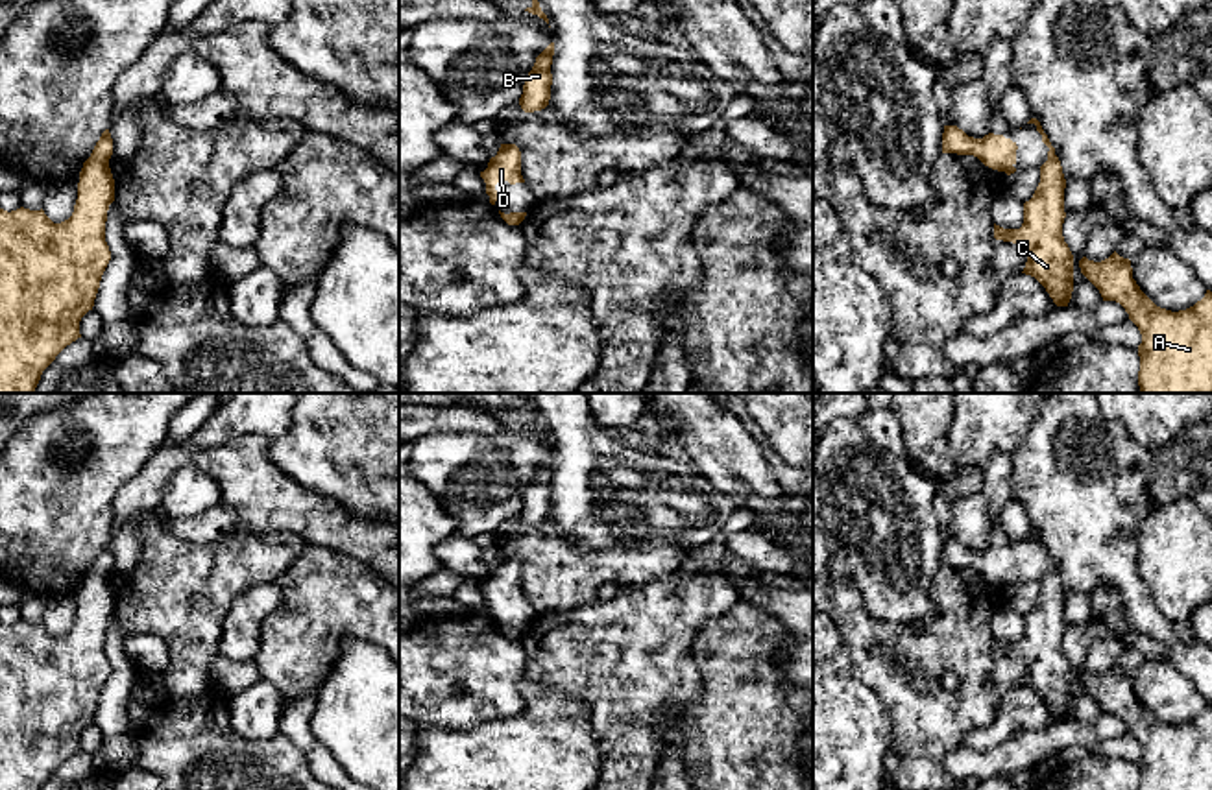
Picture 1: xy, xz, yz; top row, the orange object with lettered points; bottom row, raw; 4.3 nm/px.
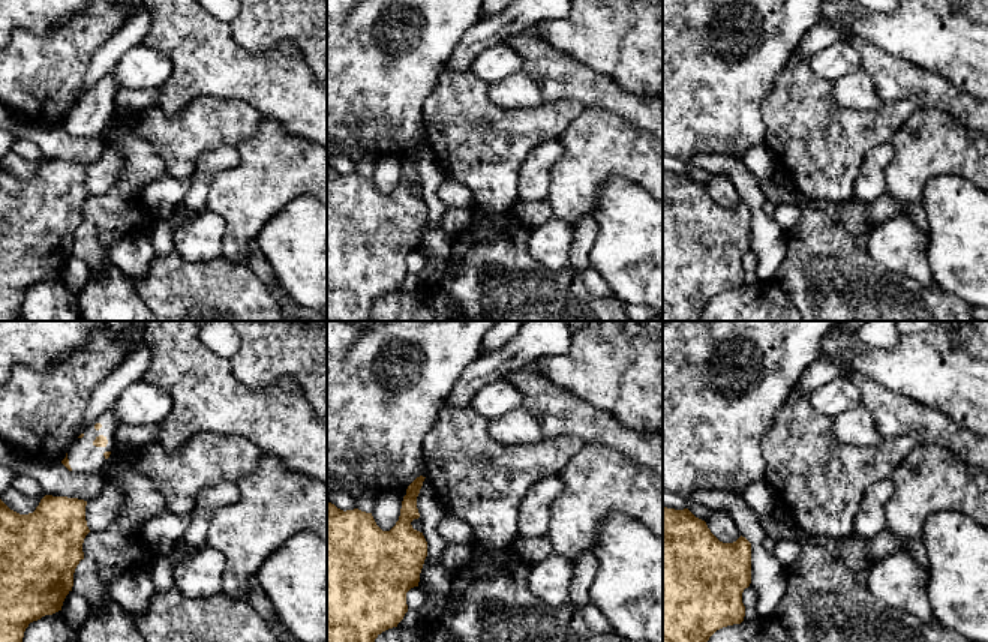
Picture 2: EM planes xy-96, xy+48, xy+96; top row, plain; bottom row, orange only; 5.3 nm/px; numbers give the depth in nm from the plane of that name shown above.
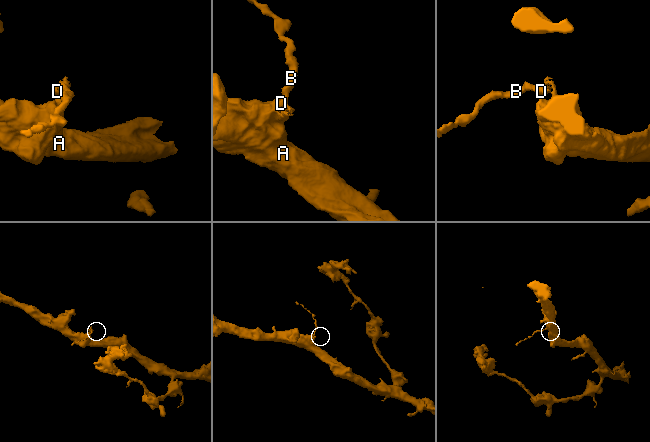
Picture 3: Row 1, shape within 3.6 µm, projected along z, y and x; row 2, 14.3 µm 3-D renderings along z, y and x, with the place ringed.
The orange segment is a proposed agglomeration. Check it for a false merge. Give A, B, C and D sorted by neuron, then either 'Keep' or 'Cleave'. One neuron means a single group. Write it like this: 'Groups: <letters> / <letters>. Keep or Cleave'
Groups: A B C D. Keep

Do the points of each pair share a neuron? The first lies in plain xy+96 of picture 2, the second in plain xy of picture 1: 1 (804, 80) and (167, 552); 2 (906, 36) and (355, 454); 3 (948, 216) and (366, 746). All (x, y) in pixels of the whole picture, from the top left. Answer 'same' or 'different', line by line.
1: same
2: same
3: same

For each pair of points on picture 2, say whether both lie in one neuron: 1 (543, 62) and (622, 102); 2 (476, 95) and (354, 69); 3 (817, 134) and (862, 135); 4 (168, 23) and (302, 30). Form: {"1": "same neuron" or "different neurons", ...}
{"1": "same neuron", "2": "different neurons", "3": "same neuron", "4": "different neurons"}

